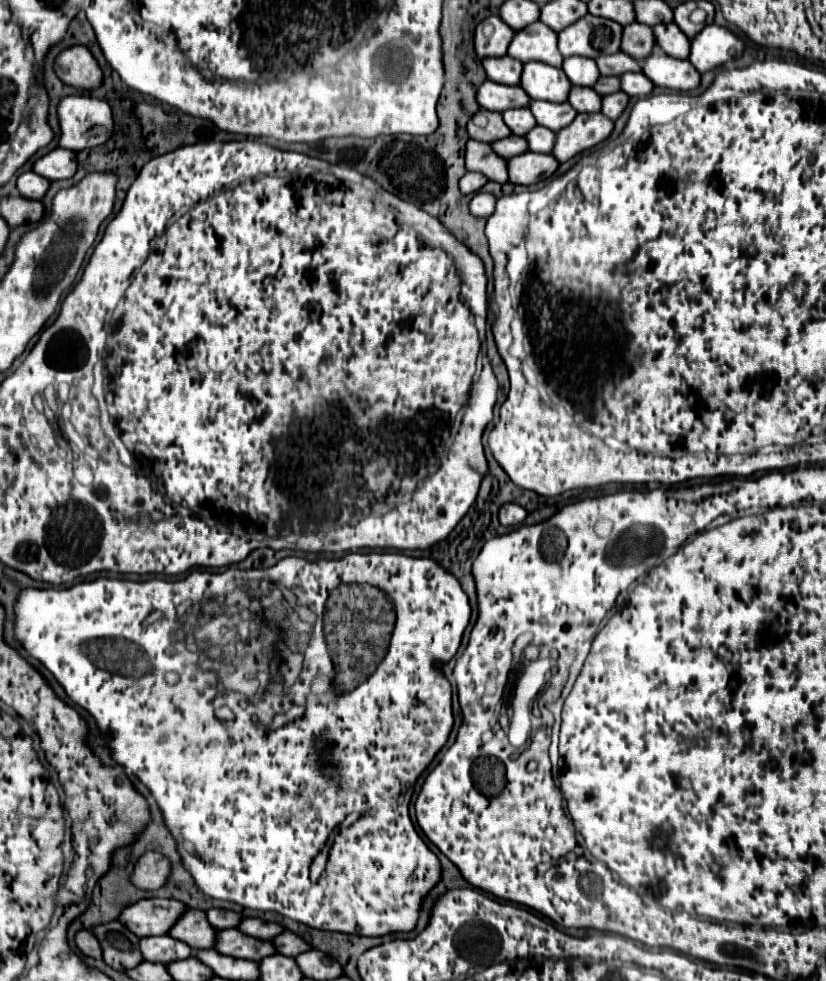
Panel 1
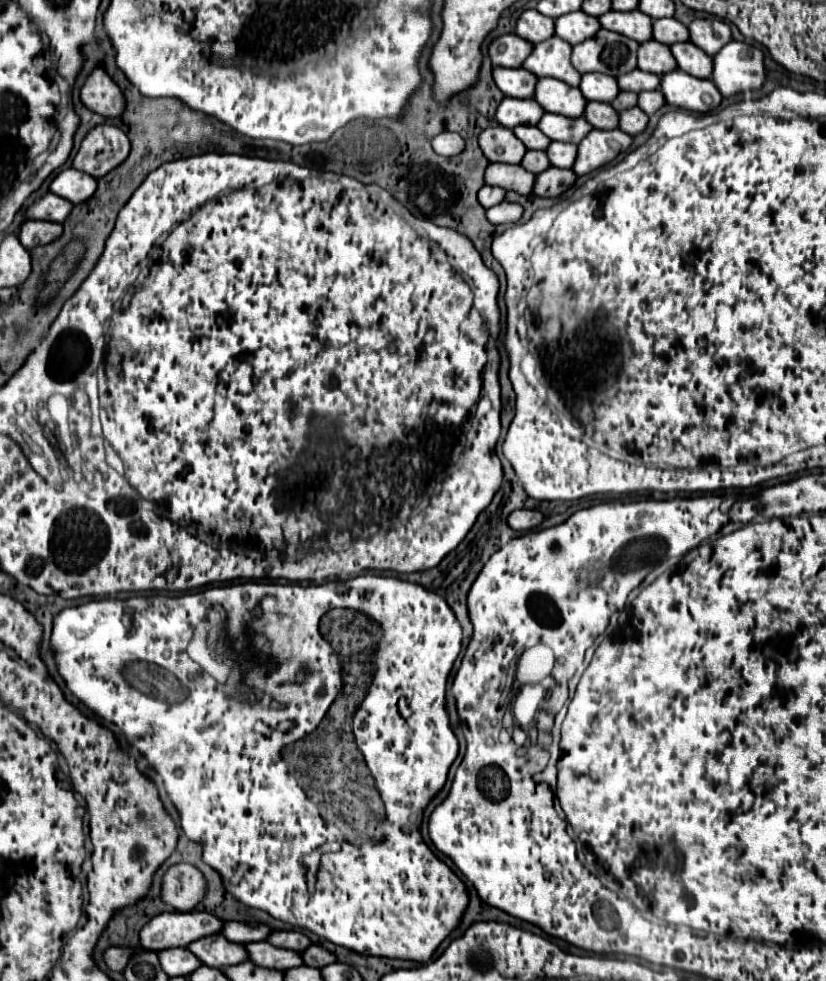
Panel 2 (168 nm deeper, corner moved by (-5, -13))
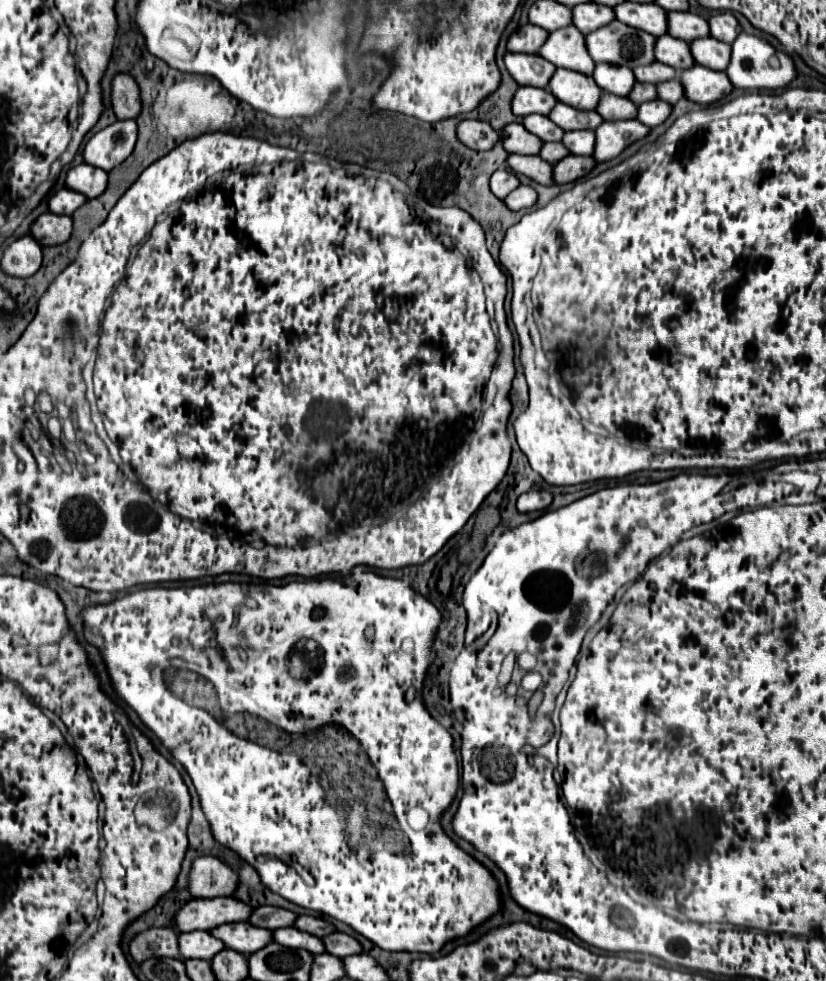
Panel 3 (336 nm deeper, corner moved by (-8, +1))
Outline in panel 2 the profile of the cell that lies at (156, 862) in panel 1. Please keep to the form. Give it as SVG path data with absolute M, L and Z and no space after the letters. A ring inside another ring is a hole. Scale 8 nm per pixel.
M191 864L171 866L161 880L161 900L179 912L189 912L205 896L205 880Z

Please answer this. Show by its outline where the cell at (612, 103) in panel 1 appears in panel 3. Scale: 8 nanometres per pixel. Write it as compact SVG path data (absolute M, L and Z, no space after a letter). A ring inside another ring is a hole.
M652 100L638 106L638 120L646 126L660 126L672 112L672 106L664 100Z

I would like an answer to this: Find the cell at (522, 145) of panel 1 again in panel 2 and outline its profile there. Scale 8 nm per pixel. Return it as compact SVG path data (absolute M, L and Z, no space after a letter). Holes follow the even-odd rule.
M527 150L525 152L525 158L521 160L521 166L533 174L539 174L543 170L547 170L551 164L549 164L549 158L545 152L541 150Z

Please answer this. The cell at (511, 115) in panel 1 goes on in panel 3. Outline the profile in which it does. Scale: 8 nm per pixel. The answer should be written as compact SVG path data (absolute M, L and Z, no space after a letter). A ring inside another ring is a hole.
M542 114L526 116L524 126L526 126L526 130L530 130L538 138L542 138L544 142L558 142L564 136L564 130L560 126L556 126L548 116L542 116Z

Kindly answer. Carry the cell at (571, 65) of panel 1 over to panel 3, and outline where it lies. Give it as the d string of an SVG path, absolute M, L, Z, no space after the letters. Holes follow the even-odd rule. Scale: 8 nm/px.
M596 64L592 78L604 92L616 96L628 96L632 84L636 84L636 76L632 76L630 68L620 68L614 64Z

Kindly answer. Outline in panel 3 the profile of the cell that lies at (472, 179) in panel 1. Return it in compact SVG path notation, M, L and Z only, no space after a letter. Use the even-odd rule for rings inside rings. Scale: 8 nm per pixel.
M498 170L498 172L494 172L492 174L492 180L490 180L490 188L492 188L492 192L500 198L500 200L504 200L512 190L516 190L520 186L520 182L518 182L518 178L516 178L516 174L514 172L508 172L508 170Z

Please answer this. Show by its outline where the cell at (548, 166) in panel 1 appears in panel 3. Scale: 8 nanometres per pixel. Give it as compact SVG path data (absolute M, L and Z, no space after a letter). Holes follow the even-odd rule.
M566 156L560 160L560 164L554 166L554 180L558 184L568 184L568 182L576 182L578 178L586 176L590 172L590 168L596 166L596 160L592 156Z

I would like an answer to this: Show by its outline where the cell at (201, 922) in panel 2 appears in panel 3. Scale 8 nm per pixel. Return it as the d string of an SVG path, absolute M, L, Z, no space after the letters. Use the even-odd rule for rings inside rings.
M208 898L188 902L176 916L176 930L212 930L228 922L244 922L252 916L252 906L240 902L238 898Z

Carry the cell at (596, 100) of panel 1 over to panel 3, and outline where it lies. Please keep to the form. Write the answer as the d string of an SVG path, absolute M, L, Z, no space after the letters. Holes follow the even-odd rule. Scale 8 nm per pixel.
M604 92L596 112L604 120L630 120L630 118L636 118L636 108L638 106L632 104L632 100L622 98L622 96L612 96L612 94Z

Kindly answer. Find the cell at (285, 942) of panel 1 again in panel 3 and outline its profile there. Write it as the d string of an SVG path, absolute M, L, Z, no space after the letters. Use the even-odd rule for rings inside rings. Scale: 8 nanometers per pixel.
M334 932L334 934L326 936L326 938L322 938L322 942L326 946L326 952L328 954L334 954L338 958L360 954L362 952L362 944L358 940L354 940L352 936L342 934L342 932Z

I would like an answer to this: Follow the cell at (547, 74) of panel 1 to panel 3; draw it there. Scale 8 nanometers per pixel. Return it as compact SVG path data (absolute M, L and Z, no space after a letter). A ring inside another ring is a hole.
M558 68L548 84L550 92L564 104L578 110L594 110L600 102L600 88L592 84L592 76Z

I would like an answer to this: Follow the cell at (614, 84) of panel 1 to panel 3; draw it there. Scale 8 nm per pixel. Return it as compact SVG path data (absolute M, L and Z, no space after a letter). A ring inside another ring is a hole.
M636 84L634 86L634 90L630 92L630 96L628 96L634 104L644 104L644 102L648 102L648 100L656 100L658 96L656 96L656 86L652 86L652 84Z

